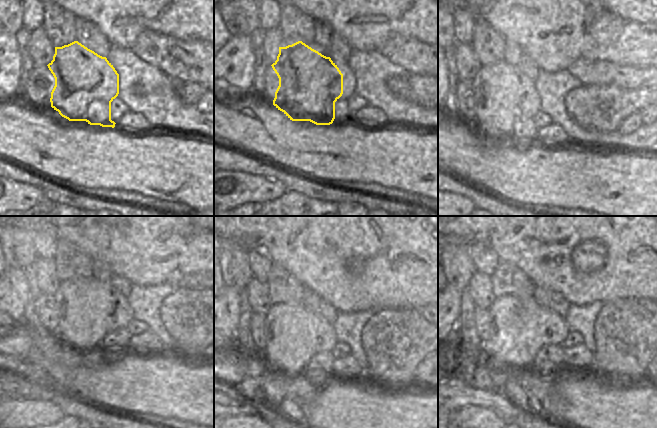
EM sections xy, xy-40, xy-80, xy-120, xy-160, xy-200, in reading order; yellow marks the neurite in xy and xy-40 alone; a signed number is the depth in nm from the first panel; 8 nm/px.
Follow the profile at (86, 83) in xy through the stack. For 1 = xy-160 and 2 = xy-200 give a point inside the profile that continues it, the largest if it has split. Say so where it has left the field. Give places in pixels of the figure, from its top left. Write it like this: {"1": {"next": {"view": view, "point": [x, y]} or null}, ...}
{"1": {"next": {"view": "xy-160", "point": [288, 336]}}, "2": {"next": {"view": "xy-200", "point": [506, 344]}}}

